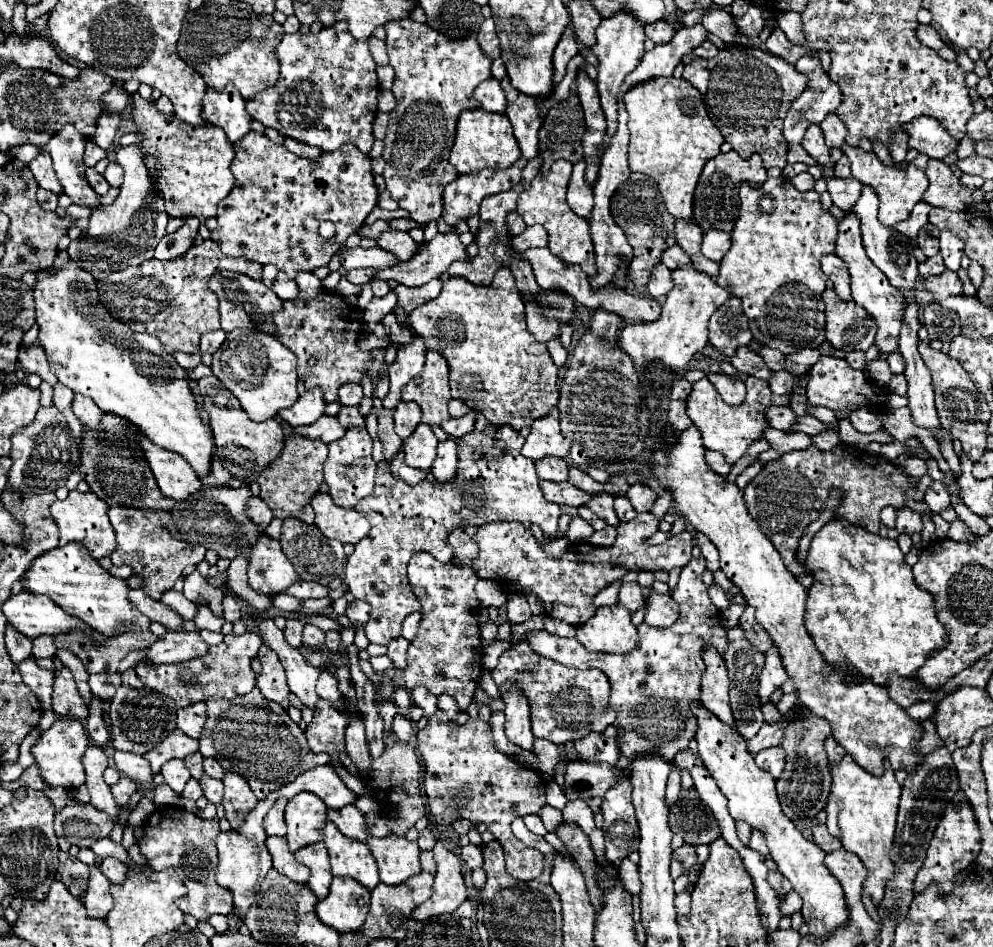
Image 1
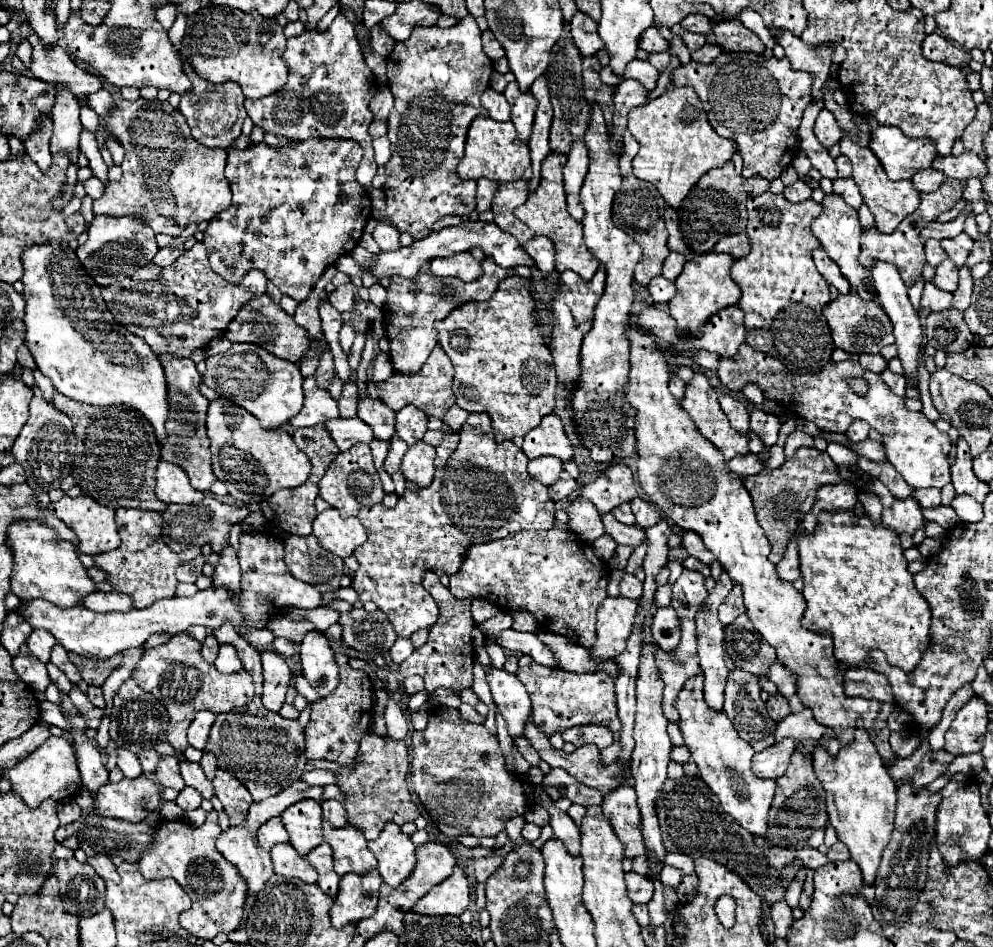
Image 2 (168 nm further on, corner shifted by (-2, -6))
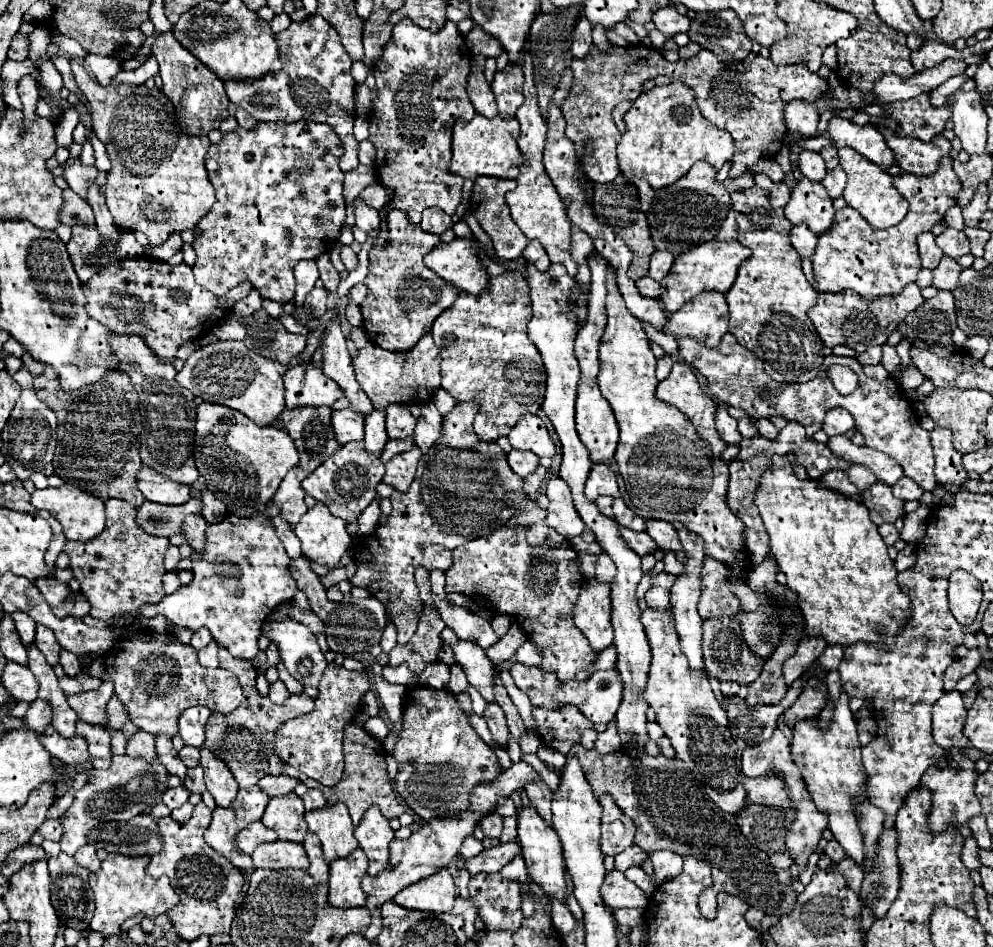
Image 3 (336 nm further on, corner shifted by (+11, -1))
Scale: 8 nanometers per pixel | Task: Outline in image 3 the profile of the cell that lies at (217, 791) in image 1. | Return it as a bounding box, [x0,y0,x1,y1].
[156,733,186,779]

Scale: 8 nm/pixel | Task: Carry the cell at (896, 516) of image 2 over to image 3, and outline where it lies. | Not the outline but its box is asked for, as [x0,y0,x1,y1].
[860,481,904,525]

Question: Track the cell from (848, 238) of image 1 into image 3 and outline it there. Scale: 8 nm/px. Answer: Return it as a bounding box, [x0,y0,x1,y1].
[784,177,834,235]

